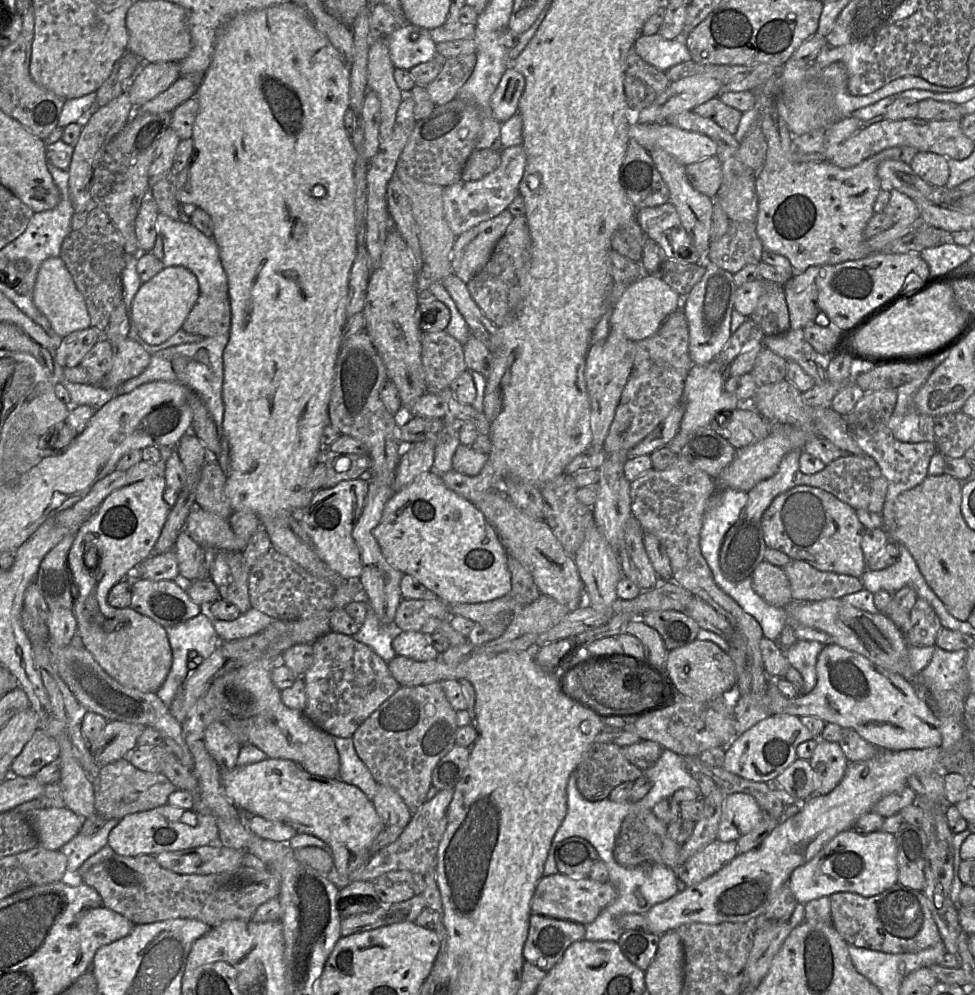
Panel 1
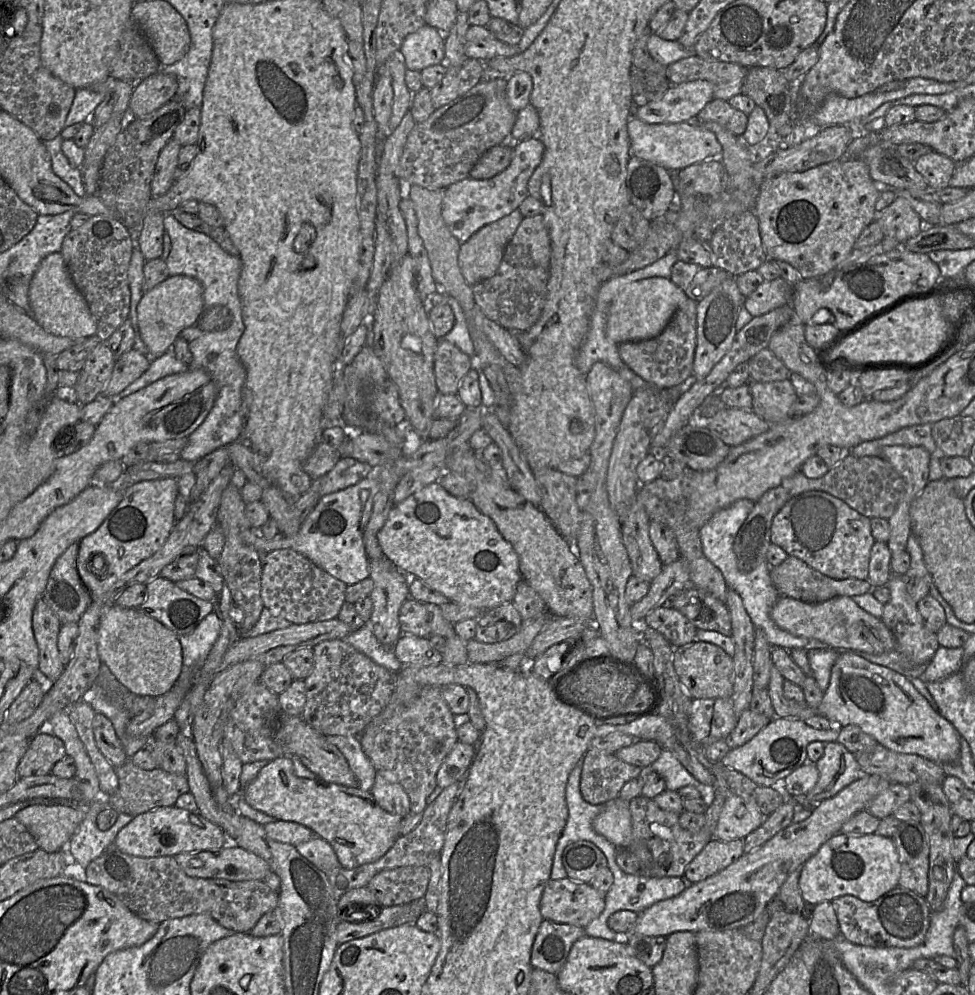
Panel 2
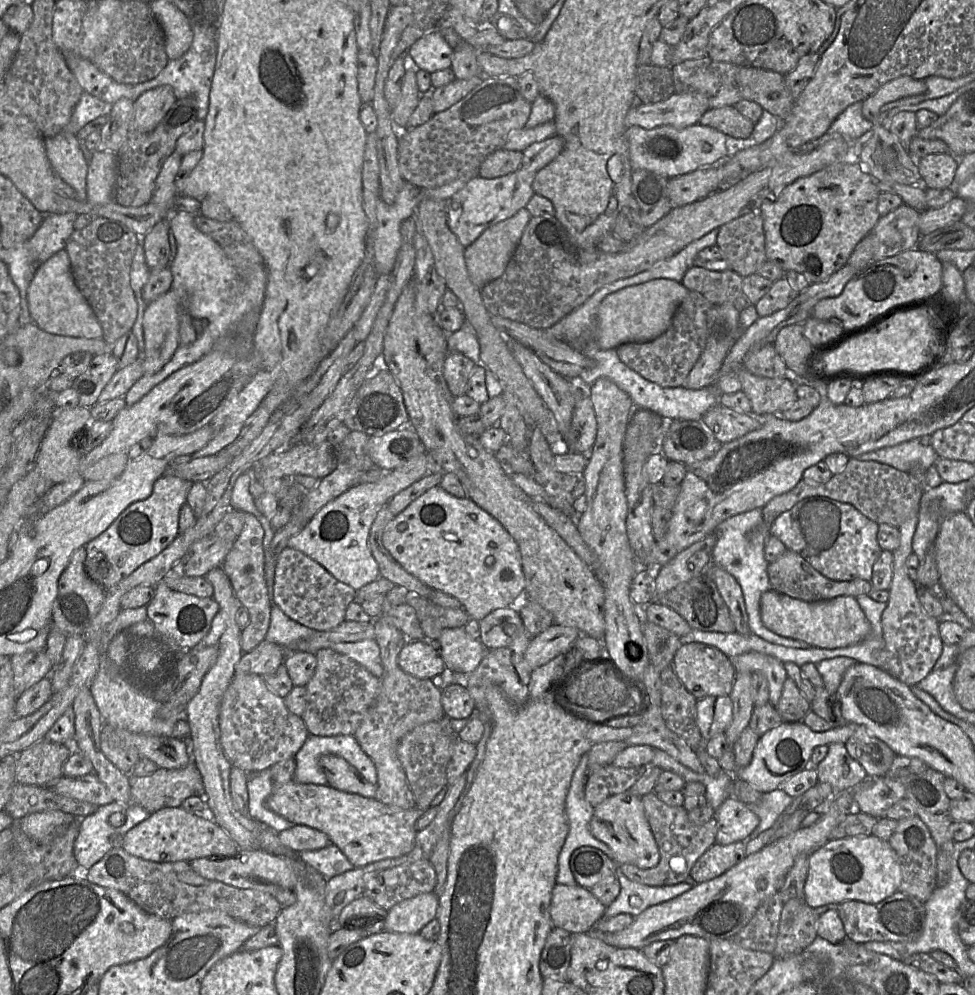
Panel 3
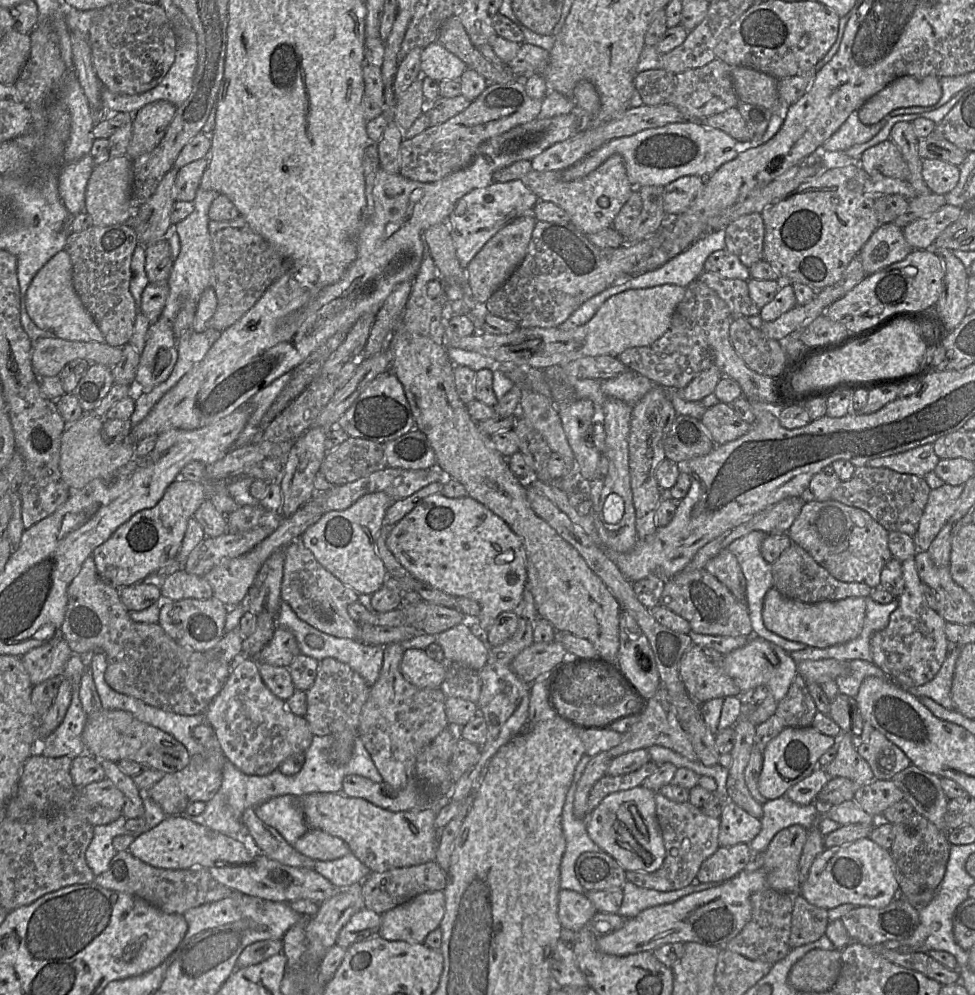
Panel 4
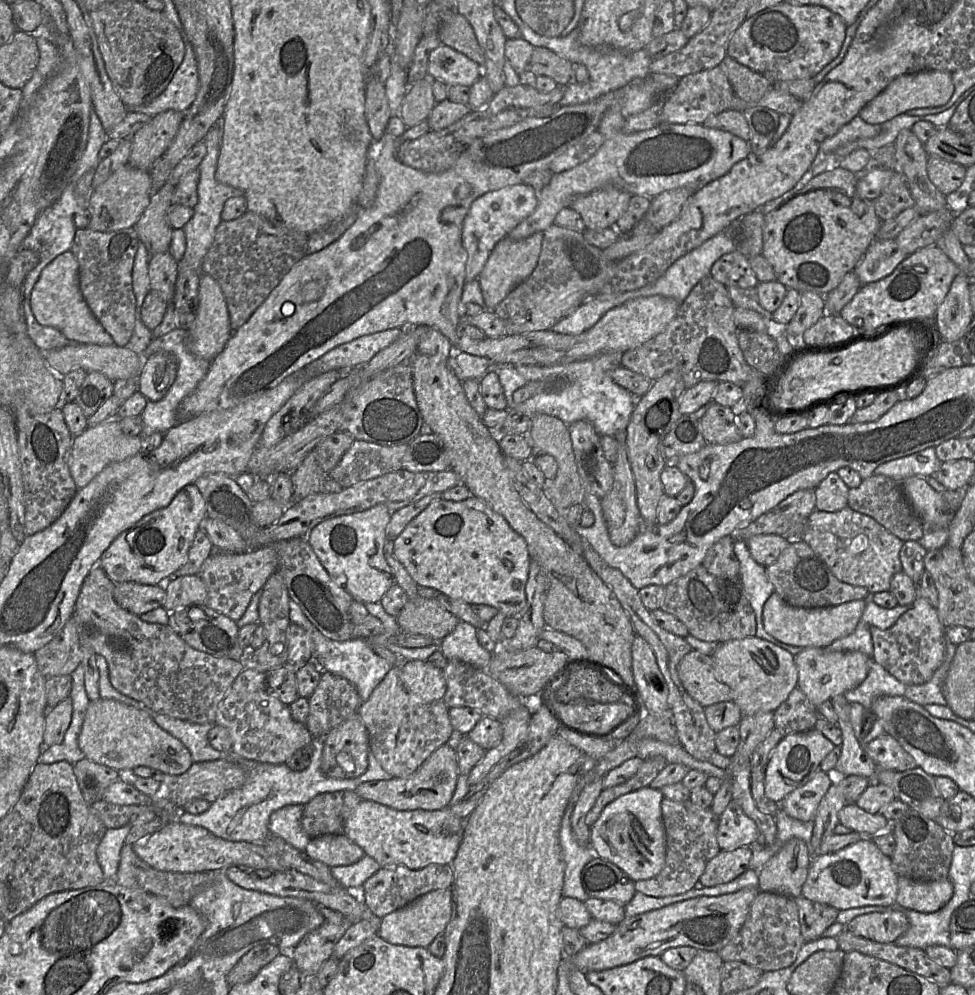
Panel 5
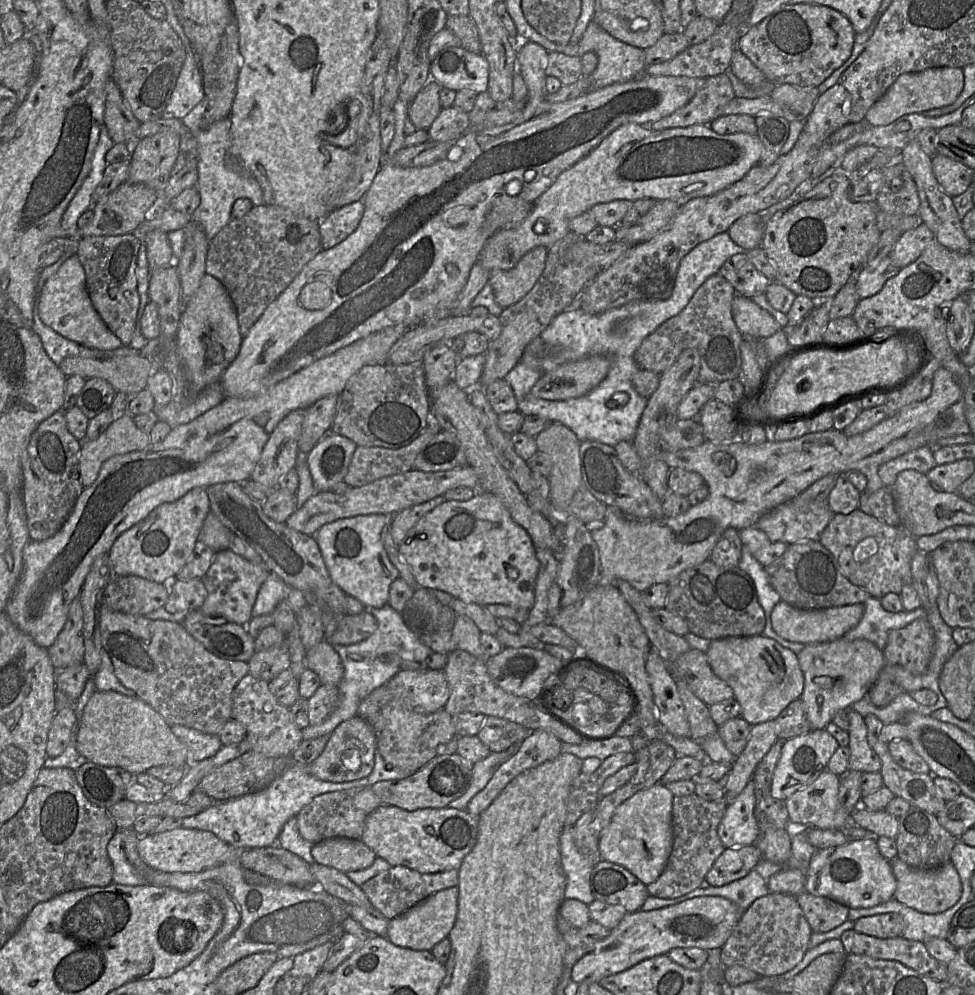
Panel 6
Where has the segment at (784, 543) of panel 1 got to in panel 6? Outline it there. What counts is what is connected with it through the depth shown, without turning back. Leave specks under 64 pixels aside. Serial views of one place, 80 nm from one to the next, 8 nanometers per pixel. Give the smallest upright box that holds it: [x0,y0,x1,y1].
[818,509,919,599]

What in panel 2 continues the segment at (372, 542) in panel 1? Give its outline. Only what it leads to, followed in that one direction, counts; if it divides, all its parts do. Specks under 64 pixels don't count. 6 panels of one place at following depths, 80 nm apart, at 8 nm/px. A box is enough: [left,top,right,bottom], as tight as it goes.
[369,560,408,648]

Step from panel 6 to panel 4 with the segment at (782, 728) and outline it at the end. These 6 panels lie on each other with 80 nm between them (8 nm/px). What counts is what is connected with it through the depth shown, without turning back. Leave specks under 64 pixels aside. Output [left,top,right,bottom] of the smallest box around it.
[775,674,817,728]

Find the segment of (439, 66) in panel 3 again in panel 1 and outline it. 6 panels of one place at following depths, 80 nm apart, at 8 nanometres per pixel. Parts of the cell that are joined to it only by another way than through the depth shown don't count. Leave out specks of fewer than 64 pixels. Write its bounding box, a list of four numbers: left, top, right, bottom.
[385,24,437,70]

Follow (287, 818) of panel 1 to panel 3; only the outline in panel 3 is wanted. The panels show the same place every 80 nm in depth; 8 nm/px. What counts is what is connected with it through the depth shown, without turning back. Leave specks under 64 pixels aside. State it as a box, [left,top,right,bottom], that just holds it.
[268,758,423,868]

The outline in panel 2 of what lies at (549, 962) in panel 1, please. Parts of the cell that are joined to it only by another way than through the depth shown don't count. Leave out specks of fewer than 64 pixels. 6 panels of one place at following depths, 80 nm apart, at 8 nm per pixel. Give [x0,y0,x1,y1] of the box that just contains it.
[531,919,584,975]

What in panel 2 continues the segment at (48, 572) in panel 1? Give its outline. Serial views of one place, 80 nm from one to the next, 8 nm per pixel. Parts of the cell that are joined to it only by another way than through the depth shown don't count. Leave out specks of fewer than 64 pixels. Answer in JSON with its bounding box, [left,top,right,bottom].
[42,543,92,624]

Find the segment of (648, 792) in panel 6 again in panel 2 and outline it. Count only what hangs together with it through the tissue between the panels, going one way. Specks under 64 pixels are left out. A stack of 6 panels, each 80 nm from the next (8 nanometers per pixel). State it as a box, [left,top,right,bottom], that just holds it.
[592,797,633,849]

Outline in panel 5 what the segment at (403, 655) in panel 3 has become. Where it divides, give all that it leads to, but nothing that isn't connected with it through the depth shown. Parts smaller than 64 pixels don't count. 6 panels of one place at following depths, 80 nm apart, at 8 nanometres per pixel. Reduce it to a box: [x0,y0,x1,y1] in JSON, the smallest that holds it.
[399,660,446,702]

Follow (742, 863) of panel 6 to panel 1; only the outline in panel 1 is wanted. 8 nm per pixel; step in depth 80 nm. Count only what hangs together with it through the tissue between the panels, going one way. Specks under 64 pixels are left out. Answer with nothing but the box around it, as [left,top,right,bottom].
[676,839,738,887]

